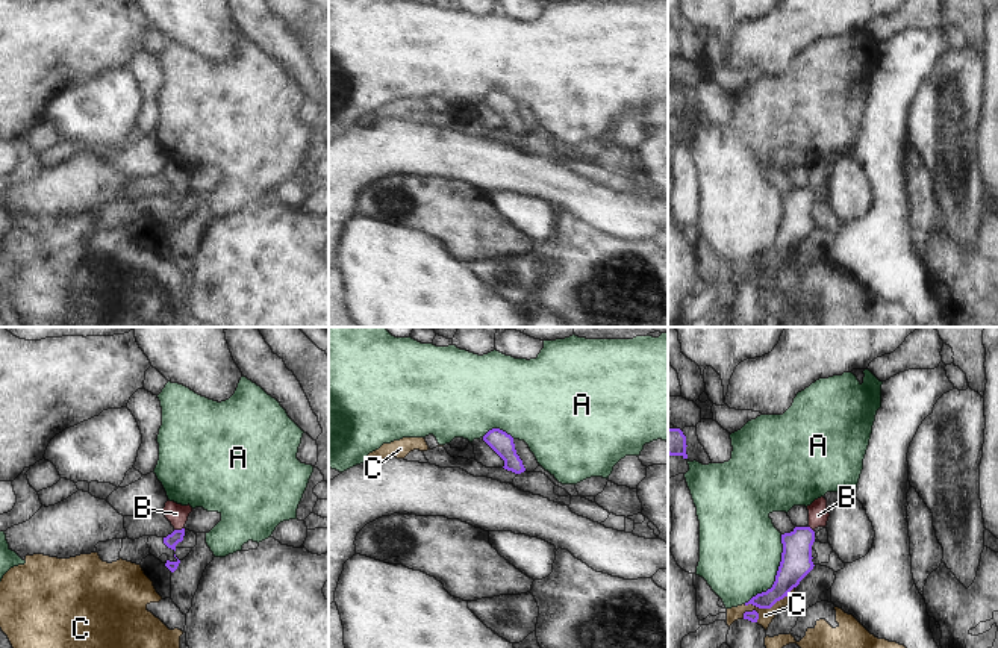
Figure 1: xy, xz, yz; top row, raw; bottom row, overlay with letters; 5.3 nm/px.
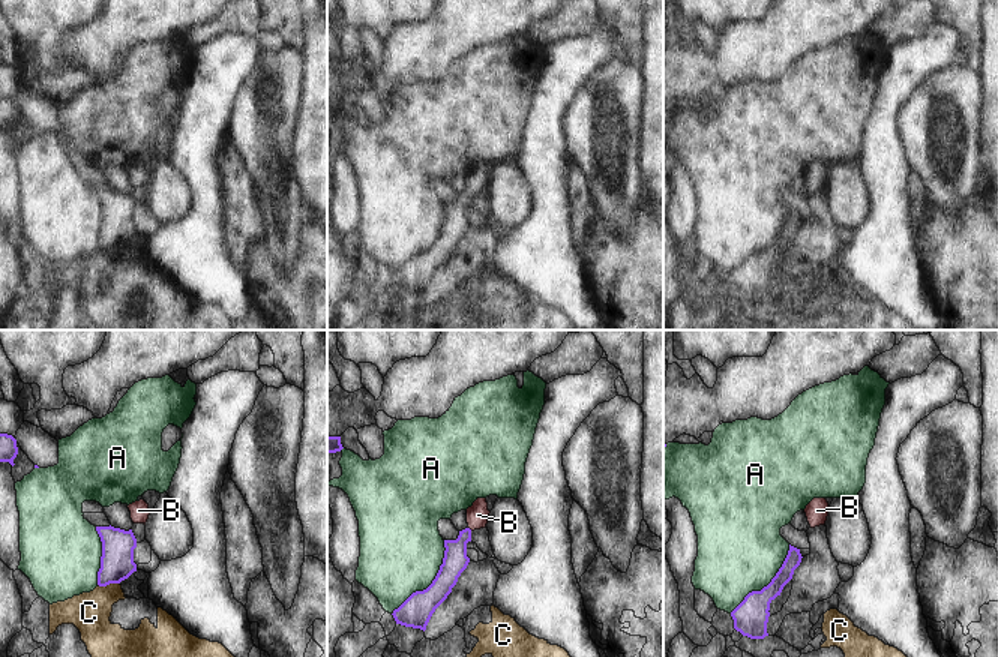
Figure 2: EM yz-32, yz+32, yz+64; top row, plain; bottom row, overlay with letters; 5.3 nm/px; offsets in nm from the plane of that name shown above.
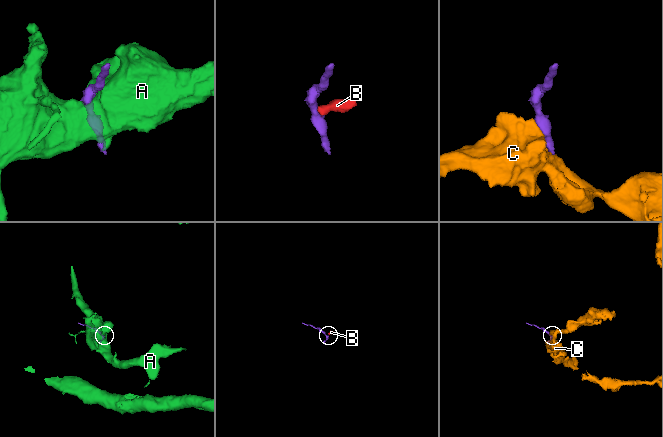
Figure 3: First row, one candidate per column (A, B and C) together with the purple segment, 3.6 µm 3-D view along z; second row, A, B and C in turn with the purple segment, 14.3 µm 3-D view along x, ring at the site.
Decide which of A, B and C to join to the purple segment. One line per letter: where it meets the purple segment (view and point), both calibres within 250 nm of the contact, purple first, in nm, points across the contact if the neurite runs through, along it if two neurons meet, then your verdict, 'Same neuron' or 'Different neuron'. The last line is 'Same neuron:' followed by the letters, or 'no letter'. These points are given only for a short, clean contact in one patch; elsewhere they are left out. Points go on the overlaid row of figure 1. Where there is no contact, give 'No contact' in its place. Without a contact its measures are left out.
A: Touches purple at yz (777, 574). Thickness 160 nm (purple) against 440 nm. Different neuron
B: Touches purple at xy (179, 530). Thickness 70 nm (purple) against 110 nm. Path across: xy (176, 536), (179, 530), (176, 514). Same neuron
C: Touches purple at yz (767, 607). Thickness 150 nm (purple) against 80 nm. Different neuron
Same neuron: B

